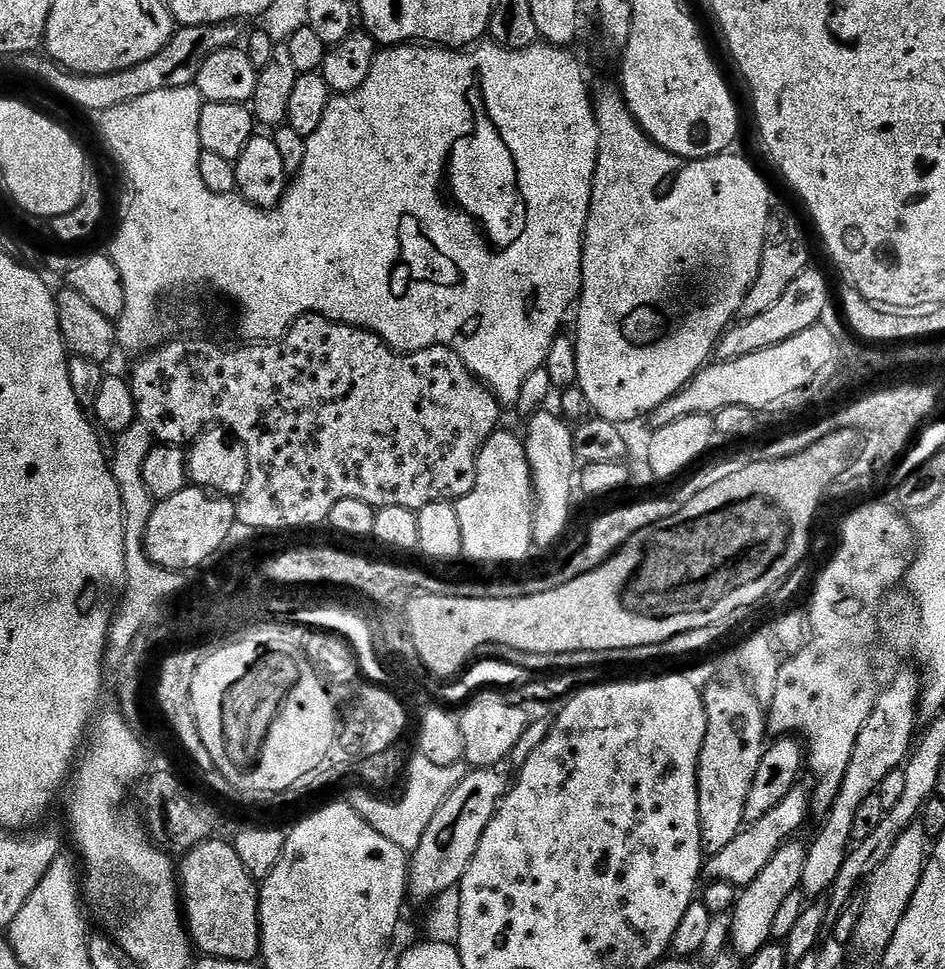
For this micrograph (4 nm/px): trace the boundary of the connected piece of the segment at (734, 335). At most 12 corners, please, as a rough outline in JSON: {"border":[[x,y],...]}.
{"border":[[809,266],[758,318],[733,323],[714,352],[746,358],[821,323],[828,280]]}

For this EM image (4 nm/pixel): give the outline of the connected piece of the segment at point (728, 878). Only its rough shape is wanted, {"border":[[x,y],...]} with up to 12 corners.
{"border":[[793,788],[730,846],[703,875],[743,890],[799,833],[810,796]]}

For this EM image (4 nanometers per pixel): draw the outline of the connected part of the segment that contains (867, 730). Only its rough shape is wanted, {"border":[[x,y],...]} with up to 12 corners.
{"border":[[922,687],[879,689],[846,778],[807,845],[799,891],[831,893],[854,814],[907,761]]}

